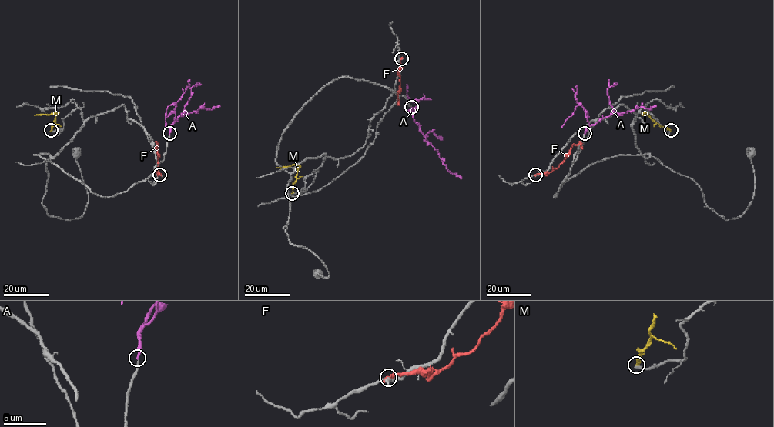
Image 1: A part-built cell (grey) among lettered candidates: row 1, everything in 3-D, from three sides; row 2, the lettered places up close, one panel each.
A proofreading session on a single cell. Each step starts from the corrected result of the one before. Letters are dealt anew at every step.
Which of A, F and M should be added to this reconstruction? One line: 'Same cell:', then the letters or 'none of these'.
Same cell: none of these

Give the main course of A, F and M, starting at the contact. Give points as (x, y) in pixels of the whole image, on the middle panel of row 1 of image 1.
A: (410, 107), (413, 119), (420, 131), (437, 150), (446, 168), (461, 179)
F: (401, 58), (398, 71), (398, 105)
M: (293, 193), (296, 167), (293, 165), (276, 167)

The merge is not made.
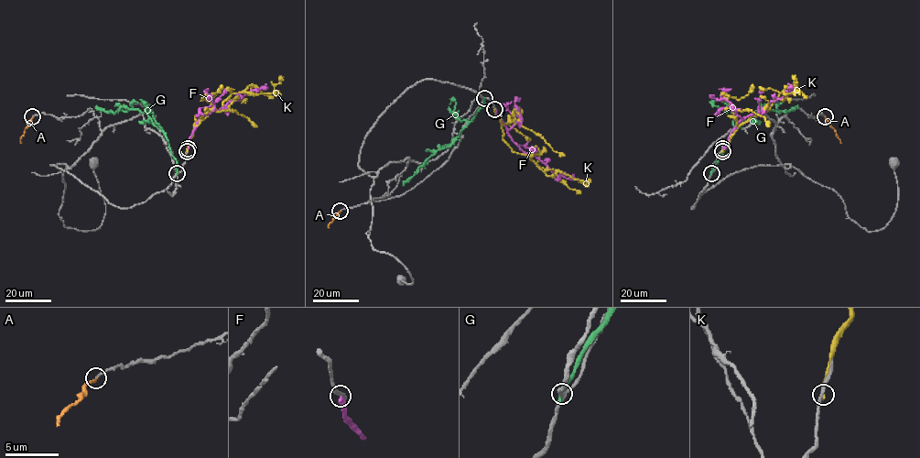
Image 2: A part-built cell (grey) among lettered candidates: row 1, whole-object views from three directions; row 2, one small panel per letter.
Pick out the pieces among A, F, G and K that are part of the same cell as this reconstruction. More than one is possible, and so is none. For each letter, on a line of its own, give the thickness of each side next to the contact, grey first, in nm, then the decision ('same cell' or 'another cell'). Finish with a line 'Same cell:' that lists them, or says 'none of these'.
A: 200 nm thick on the grey side, 170 nm on the other; same cell
F: 260 nm thick on the grey side, 400 nm on the other; another cell
G: 260 nm thick on the grey side, 400 nm on the other; another cell
K: 240 nm thick on the grey side, 400 nm on the other; another cell
Same cell: A

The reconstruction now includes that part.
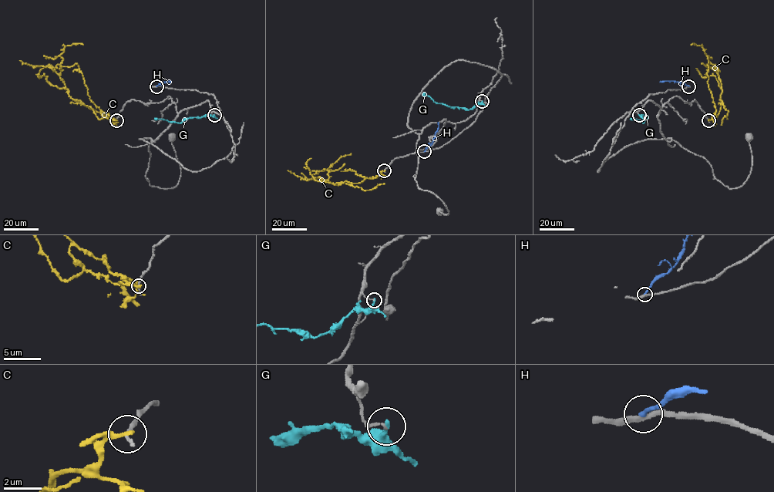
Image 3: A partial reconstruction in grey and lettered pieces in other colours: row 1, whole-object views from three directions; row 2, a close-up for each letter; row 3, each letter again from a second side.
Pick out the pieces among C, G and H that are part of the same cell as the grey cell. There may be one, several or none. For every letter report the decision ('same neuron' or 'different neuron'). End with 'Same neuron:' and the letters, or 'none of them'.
C: different neuron
G: different neuron
H: different neuron
Same neuron: none of them

